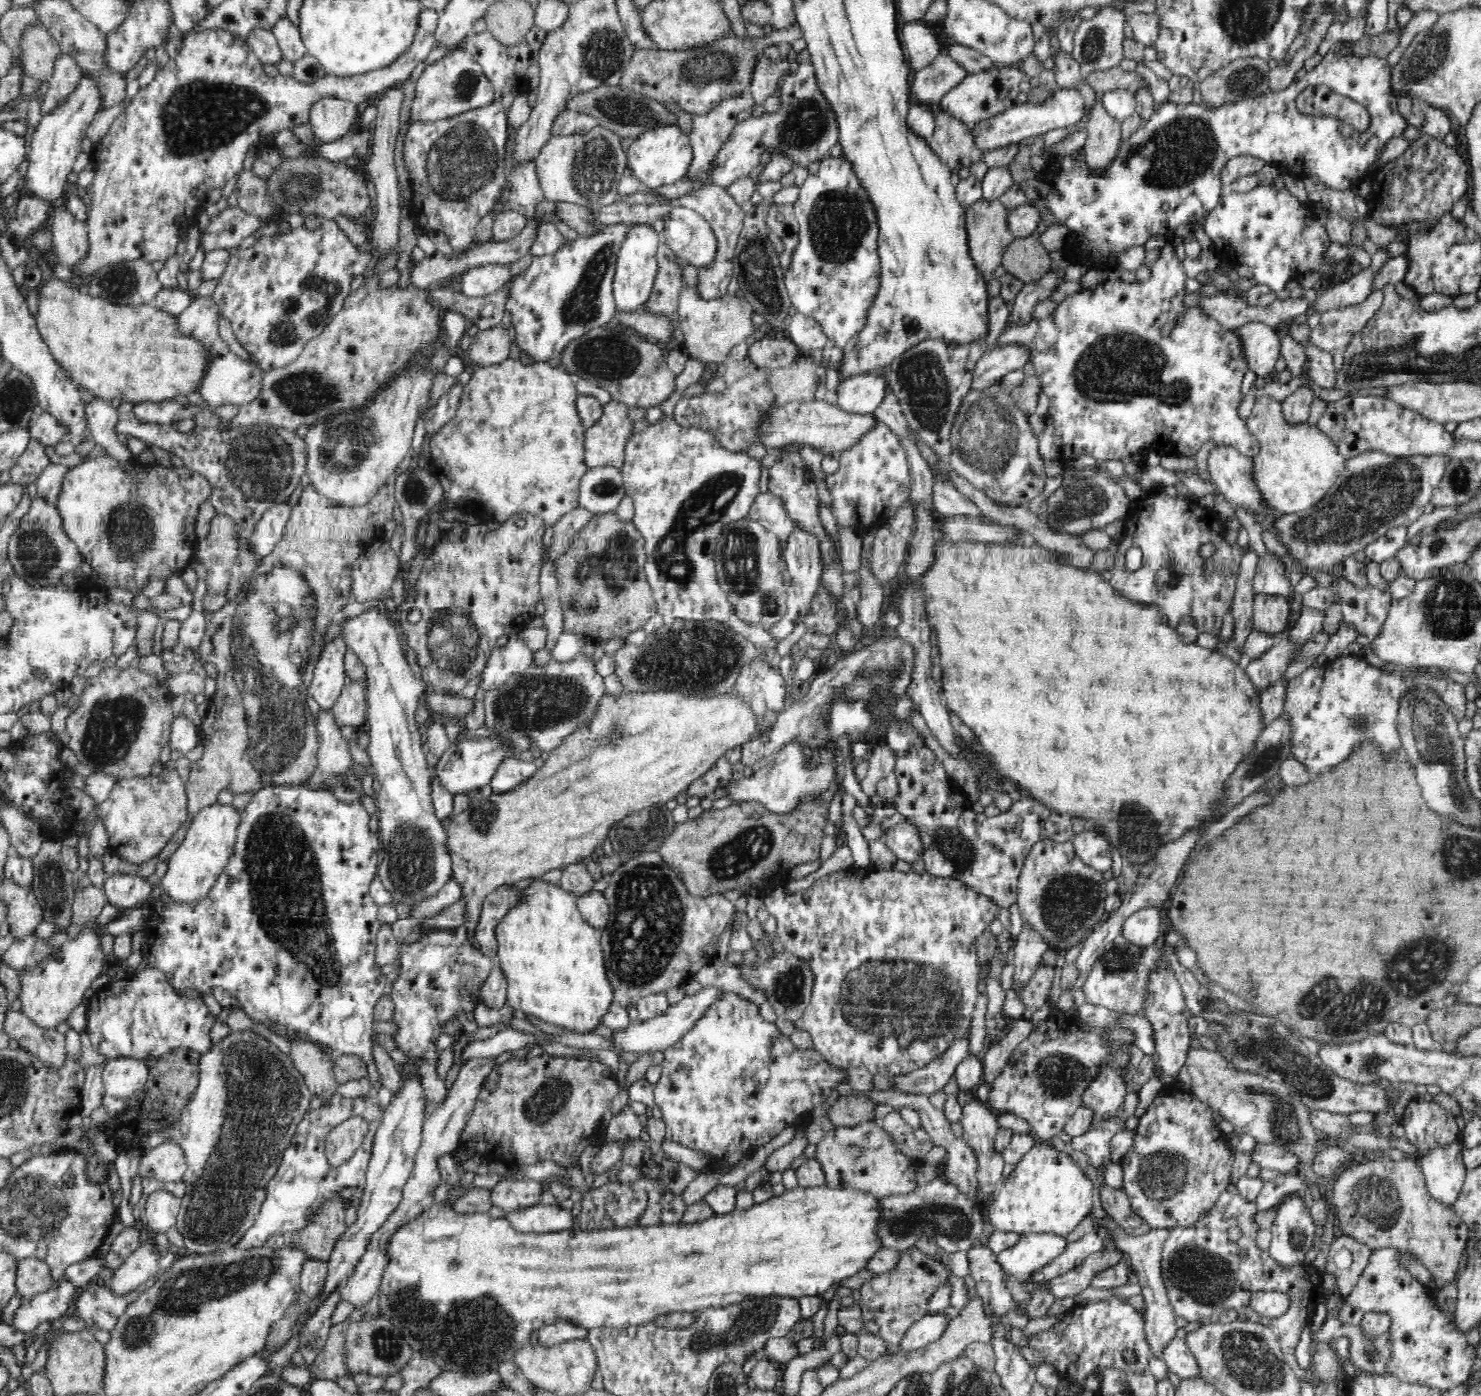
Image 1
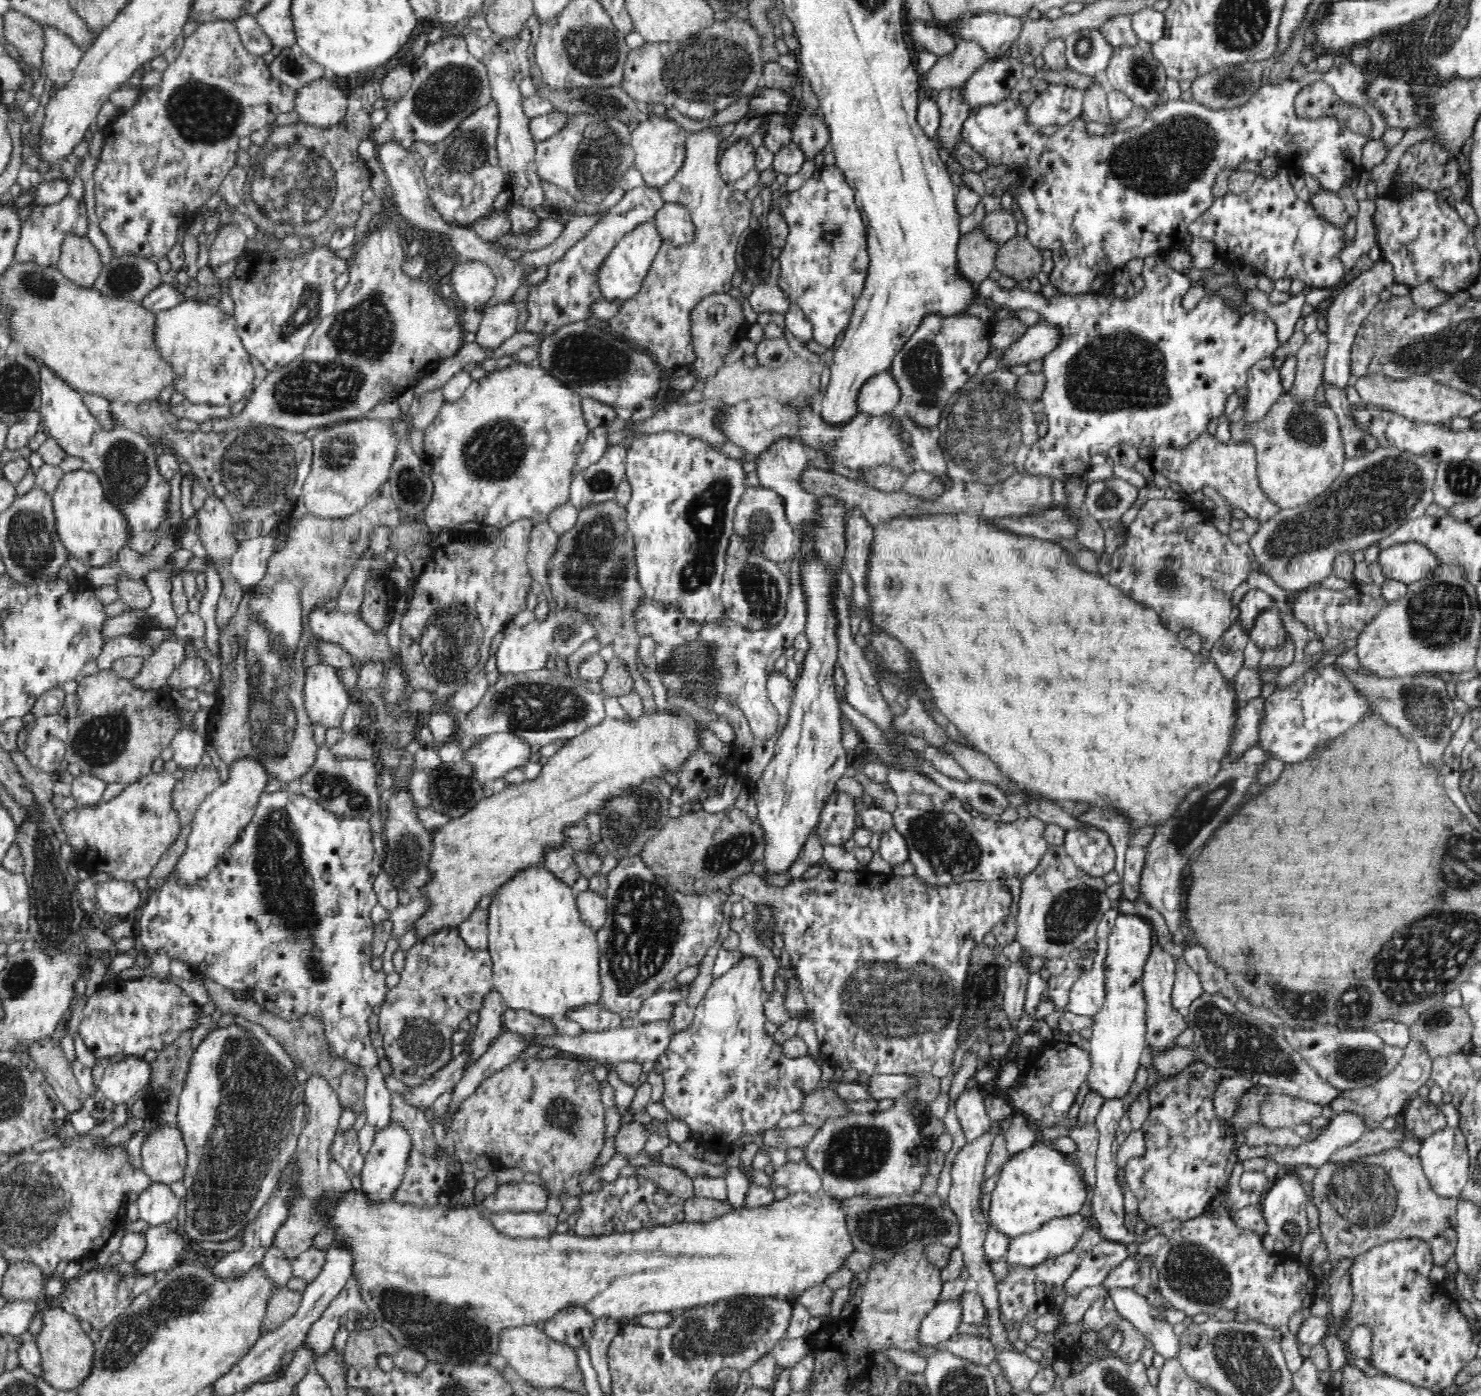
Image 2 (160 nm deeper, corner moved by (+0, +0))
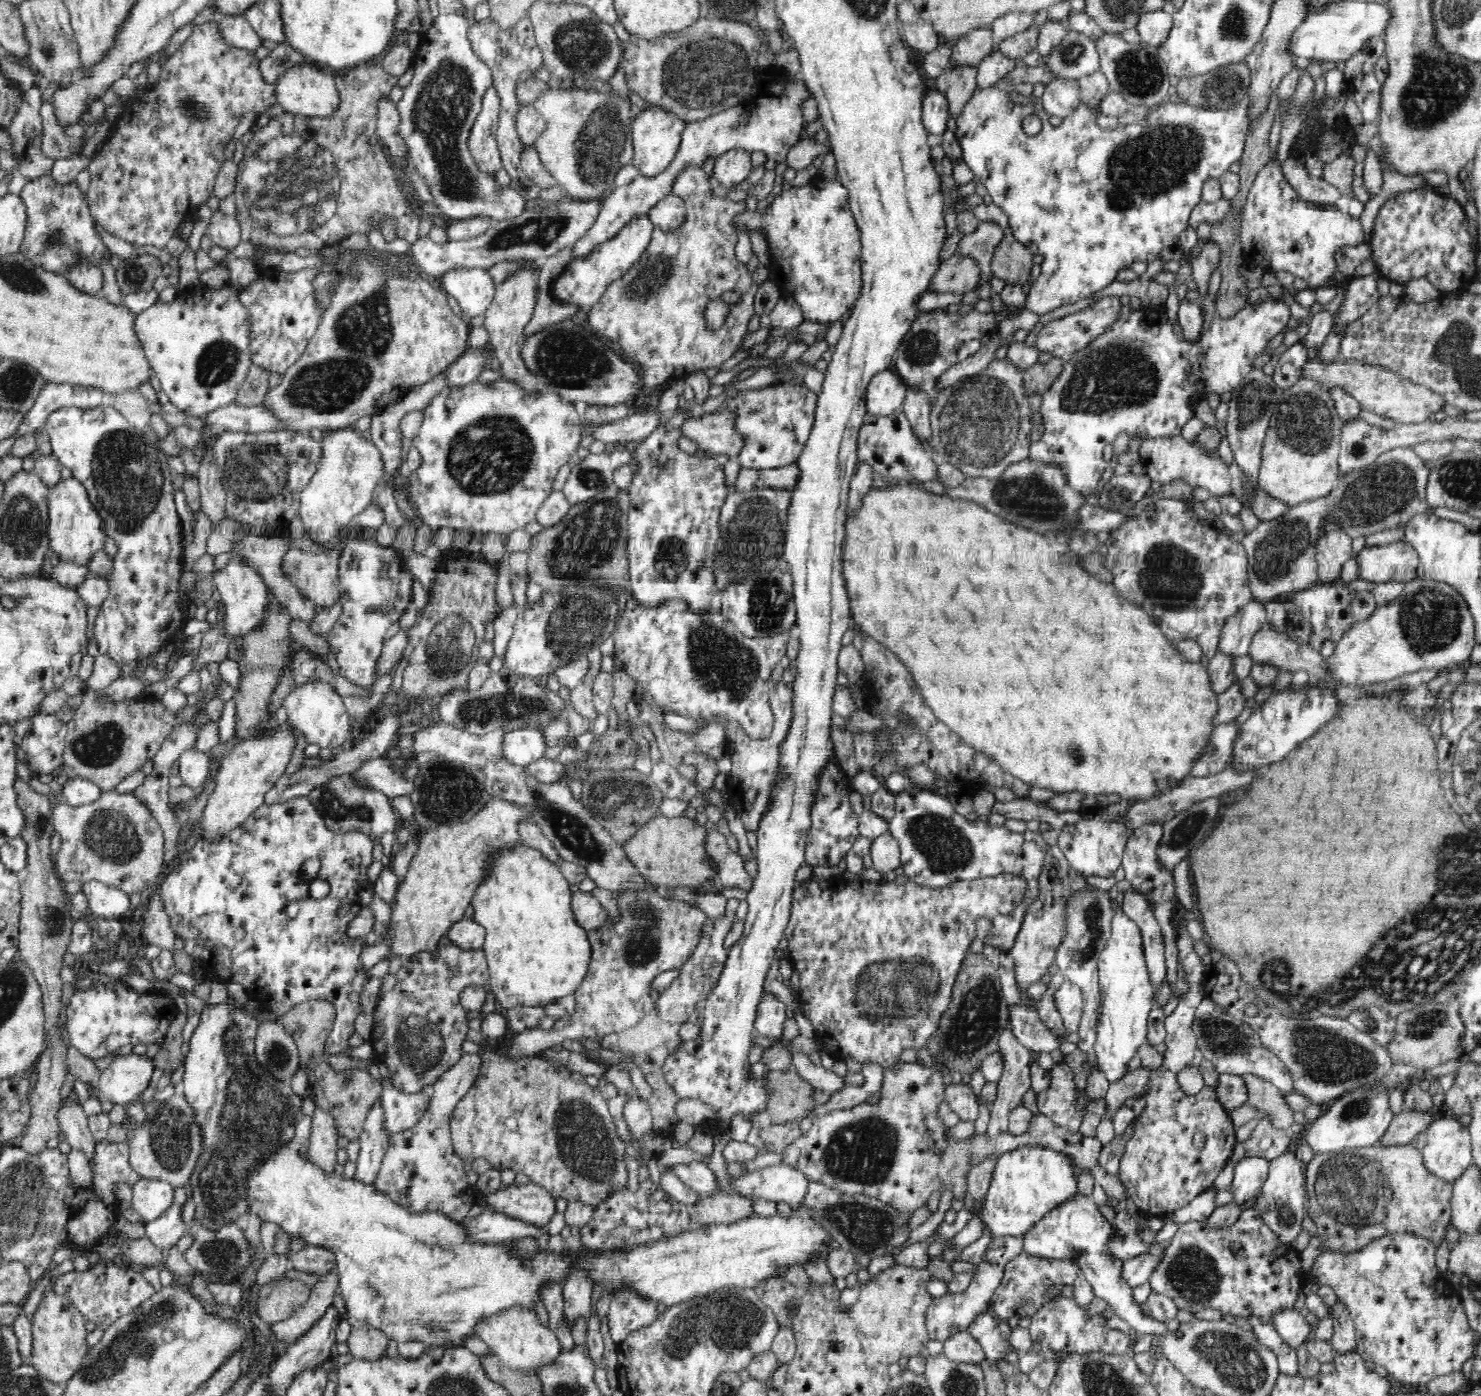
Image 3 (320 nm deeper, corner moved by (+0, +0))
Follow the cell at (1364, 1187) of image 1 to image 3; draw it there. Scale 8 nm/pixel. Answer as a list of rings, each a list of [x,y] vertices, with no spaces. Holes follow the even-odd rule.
[[[1412,1142],[1406,1146],[1376,1146],[1373,1148],[1351,1149],[1348,1151],[1340,1151],[1334,1154],[1318,1154],[1306,1165],[1305,1187],[1307,1196],[1307,1211],[1309,1216],[1315,1222],[1316,1230],[1323,1242],[1323,1250],[1331,1250],[1331,1252],[1339,1252],[1340,1254],[1350,1254],[1356,1250],[1362,1250],[1373,1239],[1386,1236],[1386,1234],[1415,1234],[1429,1238],[1434,1246],[1440,1246],[1444,1242],[1446,1236],[1446,1228],[1451,1223],[1451,1194],[1452,1185],[1447,1182],[1438,1180],[1423,1163],[1423,1154],[1421,1150],[1416,1149]]]

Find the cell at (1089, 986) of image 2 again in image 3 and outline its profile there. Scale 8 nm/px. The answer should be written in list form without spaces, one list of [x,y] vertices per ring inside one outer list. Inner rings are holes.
[[[1065,981],[1056,996],[1056,1005],[1068,1033],[1078,1032],[1084,1014],[1084,998],[1080,987]]]

